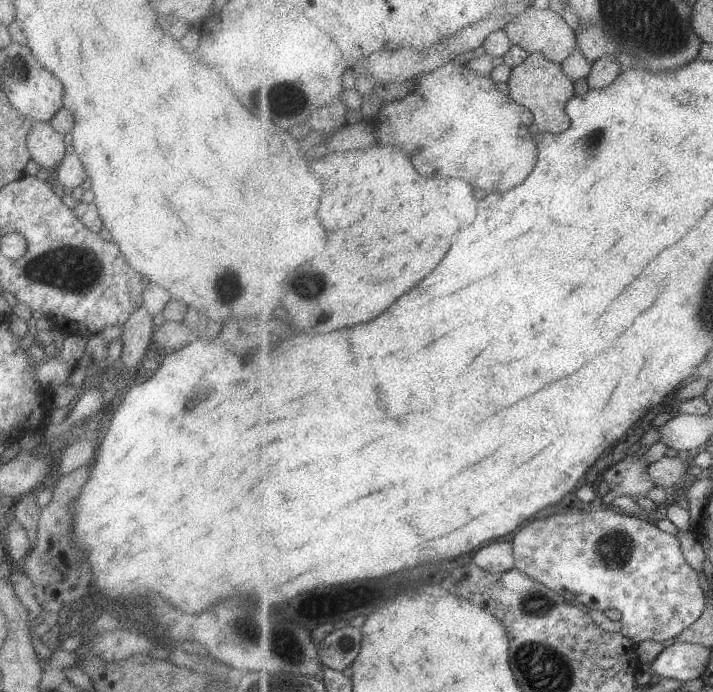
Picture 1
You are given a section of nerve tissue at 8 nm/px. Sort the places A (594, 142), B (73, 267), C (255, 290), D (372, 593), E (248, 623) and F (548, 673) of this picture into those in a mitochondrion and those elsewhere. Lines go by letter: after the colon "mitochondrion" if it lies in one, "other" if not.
A: mitochondrion
B: mitochondrion
C: other
D: other
E: mitochondrion
F: mitochondrion

